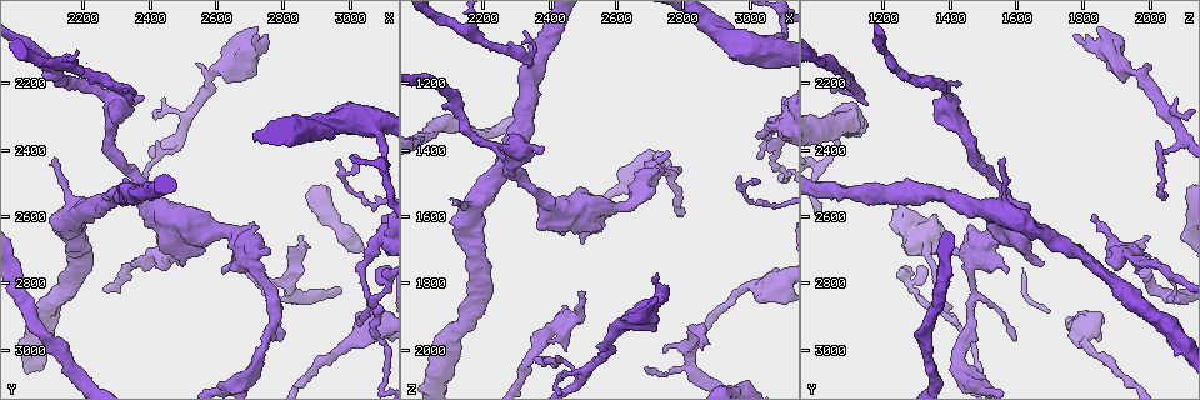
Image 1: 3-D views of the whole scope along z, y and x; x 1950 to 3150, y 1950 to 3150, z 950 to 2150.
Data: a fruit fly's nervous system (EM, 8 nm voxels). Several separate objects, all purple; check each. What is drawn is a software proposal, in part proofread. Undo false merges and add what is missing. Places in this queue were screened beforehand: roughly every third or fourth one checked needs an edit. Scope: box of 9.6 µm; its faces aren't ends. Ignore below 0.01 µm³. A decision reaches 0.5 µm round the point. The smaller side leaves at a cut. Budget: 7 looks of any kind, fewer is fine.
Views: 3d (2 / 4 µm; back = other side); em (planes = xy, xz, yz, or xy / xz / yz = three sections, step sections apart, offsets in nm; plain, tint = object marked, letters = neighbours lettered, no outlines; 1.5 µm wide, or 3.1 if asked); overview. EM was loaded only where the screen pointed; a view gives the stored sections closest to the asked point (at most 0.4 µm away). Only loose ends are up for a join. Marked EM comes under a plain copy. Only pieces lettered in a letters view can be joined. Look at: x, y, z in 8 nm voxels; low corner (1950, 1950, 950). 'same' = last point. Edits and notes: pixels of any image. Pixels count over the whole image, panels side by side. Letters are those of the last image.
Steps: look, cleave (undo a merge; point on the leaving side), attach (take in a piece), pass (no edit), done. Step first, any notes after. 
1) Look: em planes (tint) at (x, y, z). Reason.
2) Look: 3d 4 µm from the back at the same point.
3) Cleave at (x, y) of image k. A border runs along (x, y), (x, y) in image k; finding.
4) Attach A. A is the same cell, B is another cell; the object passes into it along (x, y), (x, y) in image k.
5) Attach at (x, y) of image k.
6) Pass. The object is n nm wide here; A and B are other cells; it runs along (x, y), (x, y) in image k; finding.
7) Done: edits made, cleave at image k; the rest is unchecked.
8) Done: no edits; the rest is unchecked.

Look: 3d 2 µm at (2980, 2490, 1540). Sharp bend.

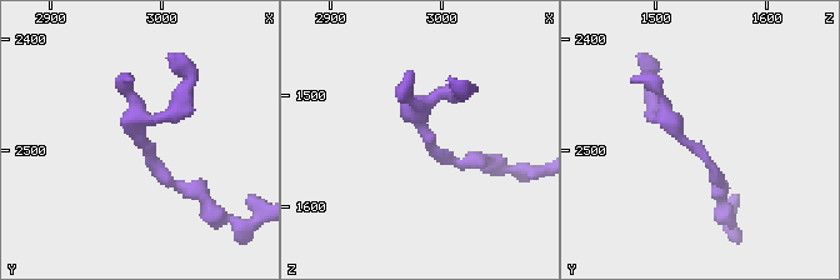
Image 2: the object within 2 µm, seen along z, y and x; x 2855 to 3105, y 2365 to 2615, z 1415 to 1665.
Look: em planes (tint) at (2978, 2490, 1526). Shape alone is not enough.

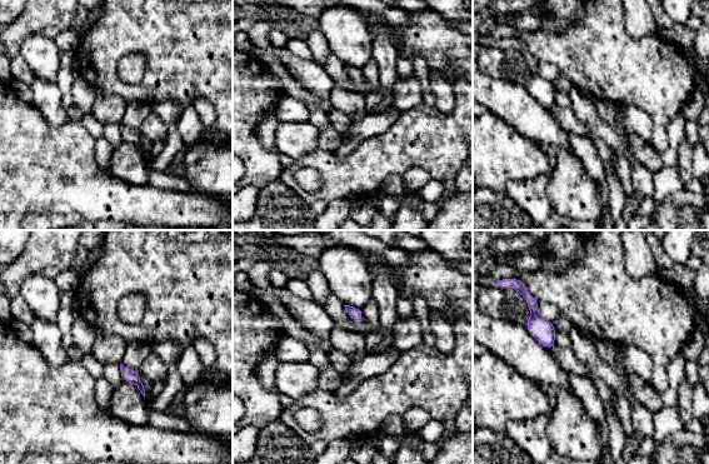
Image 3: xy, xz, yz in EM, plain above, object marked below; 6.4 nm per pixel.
Look: em planes (letters) at the same point.

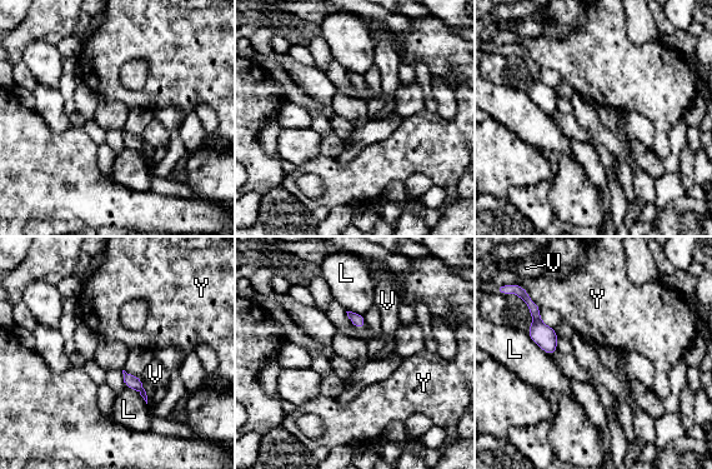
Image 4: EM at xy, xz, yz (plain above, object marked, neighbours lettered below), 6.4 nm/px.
Pass. The object is 90 nm wide here; L, V and Y are other cells; continuous, no second neuron.

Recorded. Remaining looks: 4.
Look: 3d 2 µm at (2710, 2070, 1770). Free end.

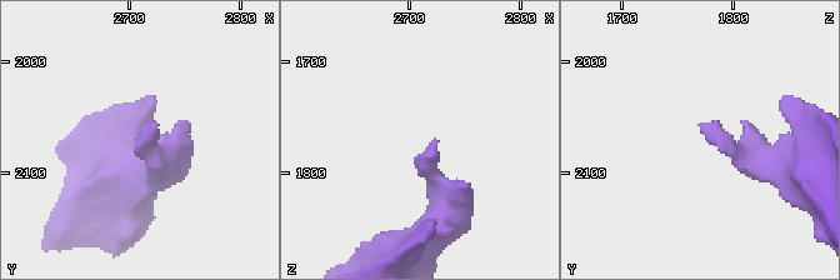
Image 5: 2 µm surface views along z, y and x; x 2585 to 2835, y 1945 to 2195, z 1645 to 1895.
Look: em xz step 4 (letters) at (2724, 2062, 1770). Now the EM.

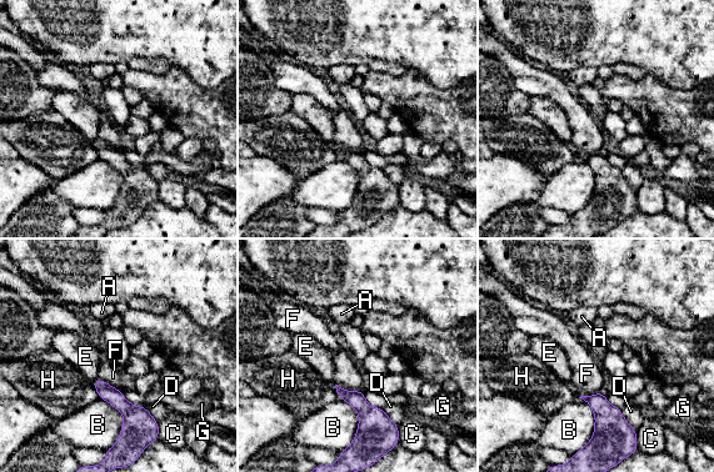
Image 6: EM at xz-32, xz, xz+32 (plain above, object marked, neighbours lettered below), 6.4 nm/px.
Pass. A, B, C, D, E, F, G and H are other cells; a border runs along (96, 377), (93, 381) in image 6; no lettered piece goes on from it.

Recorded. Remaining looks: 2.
Look: em xz step 8 (letters) at (2120, 2420, 1570). Free end.

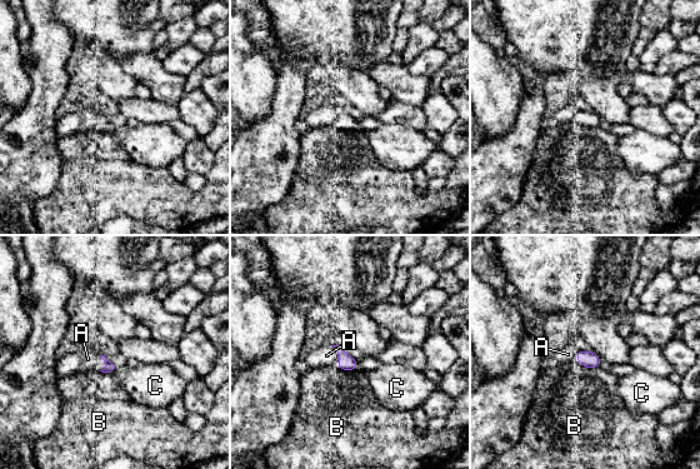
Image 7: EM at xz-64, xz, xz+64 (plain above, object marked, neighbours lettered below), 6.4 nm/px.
Look: em planes (letters) at the same point. Cut it another way.

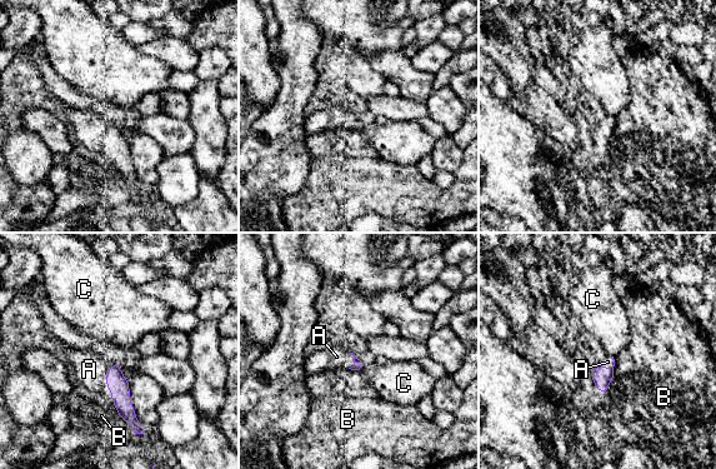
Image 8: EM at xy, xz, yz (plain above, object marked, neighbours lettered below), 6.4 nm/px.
Attach A. A is the same cell, B and C are other cells; the neuron continues.

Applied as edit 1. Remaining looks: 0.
Done: edits made, attach at image 8; the rest is unchecked.

